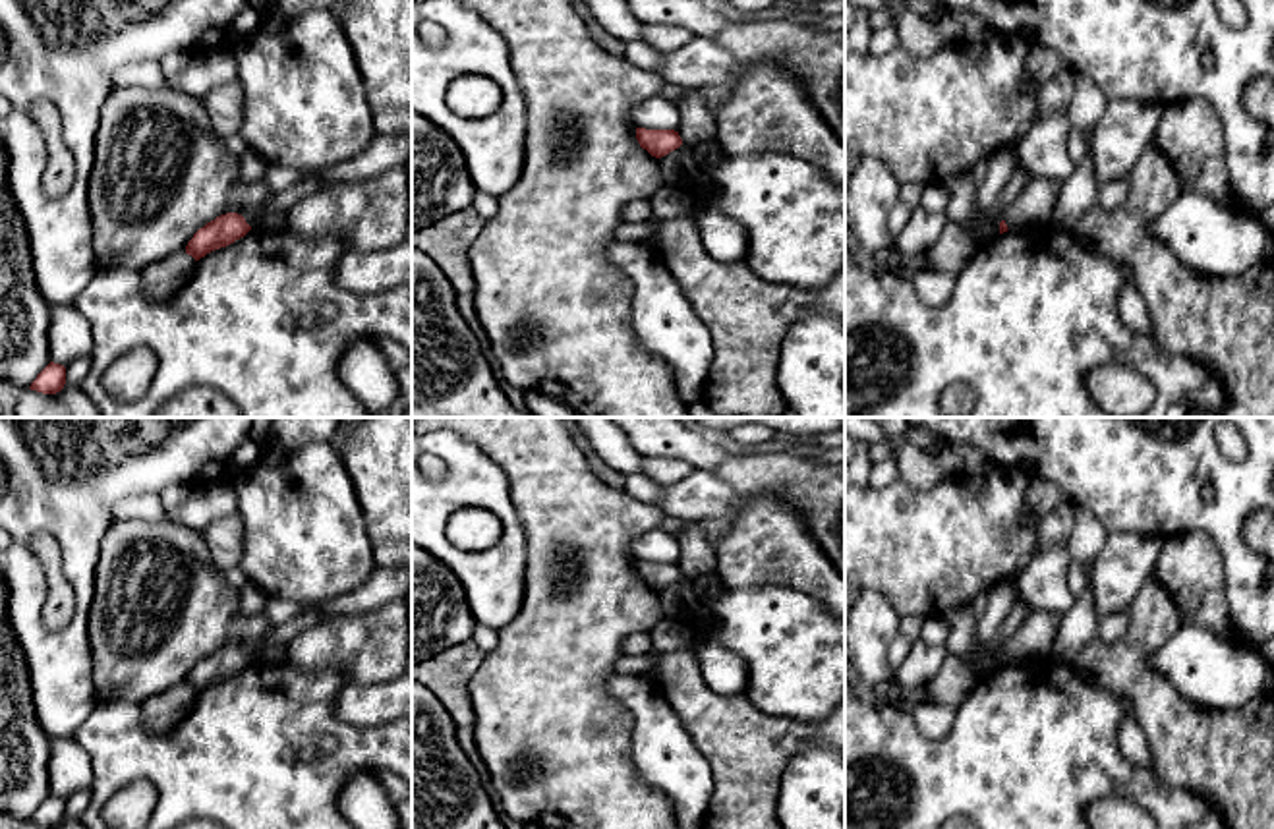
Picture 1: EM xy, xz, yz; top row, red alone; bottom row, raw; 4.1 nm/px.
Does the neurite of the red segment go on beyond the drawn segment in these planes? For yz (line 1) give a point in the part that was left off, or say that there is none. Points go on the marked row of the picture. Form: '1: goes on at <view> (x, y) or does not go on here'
1: does not go on here

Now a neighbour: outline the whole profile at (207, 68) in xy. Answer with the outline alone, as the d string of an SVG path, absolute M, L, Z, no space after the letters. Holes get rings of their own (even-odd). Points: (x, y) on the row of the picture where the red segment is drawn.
M228 46L189 54L188 66L162 87L203 99L211 89L236 79L236 64Z

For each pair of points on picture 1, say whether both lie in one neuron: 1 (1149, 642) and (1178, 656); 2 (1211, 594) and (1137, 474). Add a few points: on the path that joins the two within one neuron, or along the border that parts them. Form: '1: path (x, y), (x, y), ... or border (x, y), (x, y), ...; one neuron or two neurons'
1: border (1184, 625), (1151, 659), (1174, 688); two neurons
2: border (1162, 538), (1205, 532), (1218, 551); two neurons

